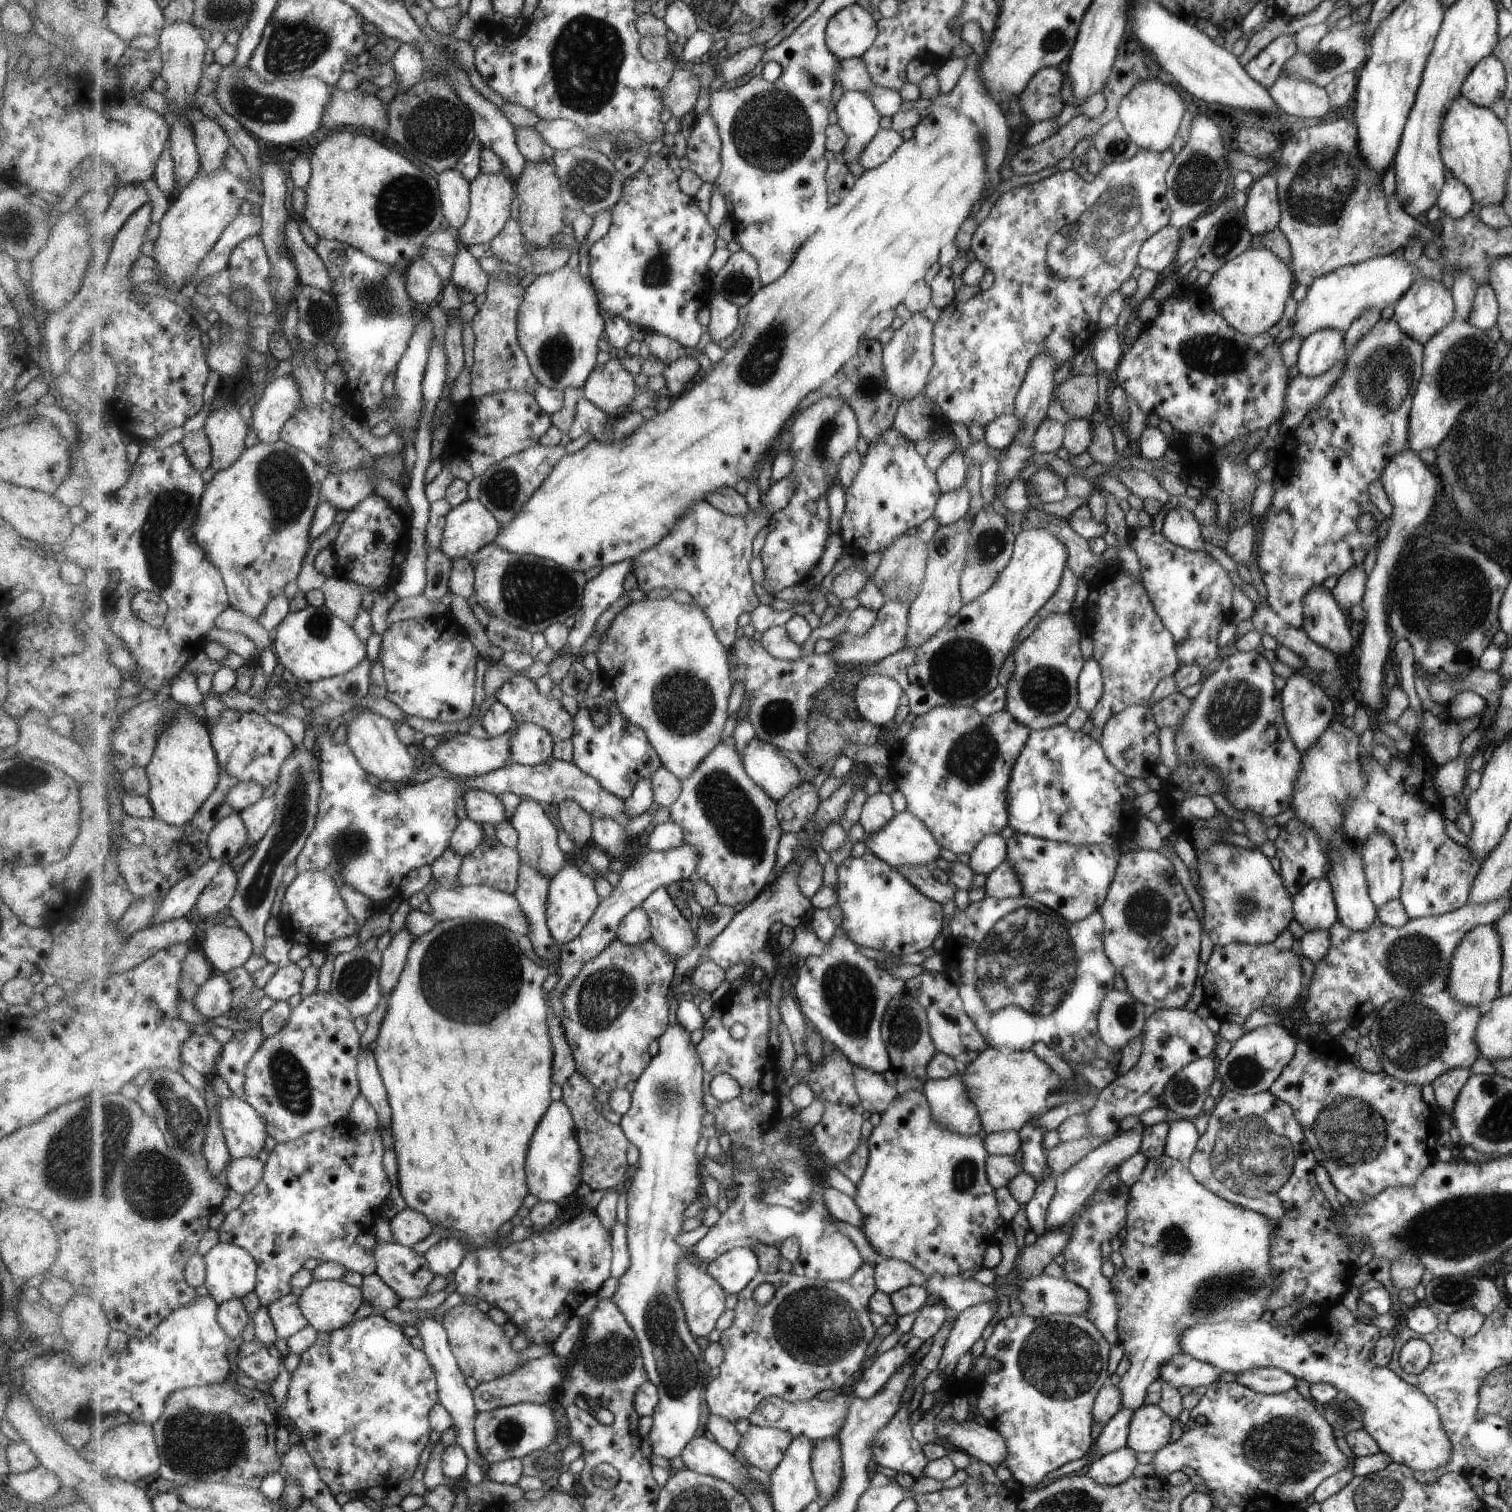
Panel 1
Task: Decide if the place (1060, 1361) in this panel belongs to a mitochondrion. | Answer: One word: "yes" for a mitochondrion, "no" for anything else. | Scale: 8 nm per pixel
yes

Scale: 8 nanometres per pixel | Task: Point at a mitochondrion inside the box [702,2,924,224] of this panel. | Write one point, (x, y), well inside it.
(769, 129)

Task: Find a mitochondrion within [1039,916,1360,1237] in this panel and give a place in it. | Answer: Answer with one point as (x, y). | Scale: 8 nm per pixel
(1249, 1156)

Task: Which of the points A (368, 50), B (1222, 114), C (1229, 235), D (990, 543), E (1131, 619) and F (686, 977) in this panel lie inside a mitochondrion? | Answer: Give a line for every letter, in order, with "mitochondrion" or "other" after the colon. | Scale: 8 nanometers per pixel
A: other
B: other
C: mitochondrion
D: mitochondrion
E: mitochondrion
F: other

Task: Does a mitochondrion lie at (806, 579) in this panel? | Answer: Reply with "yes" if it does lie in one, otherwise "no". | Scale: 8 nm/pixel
no

